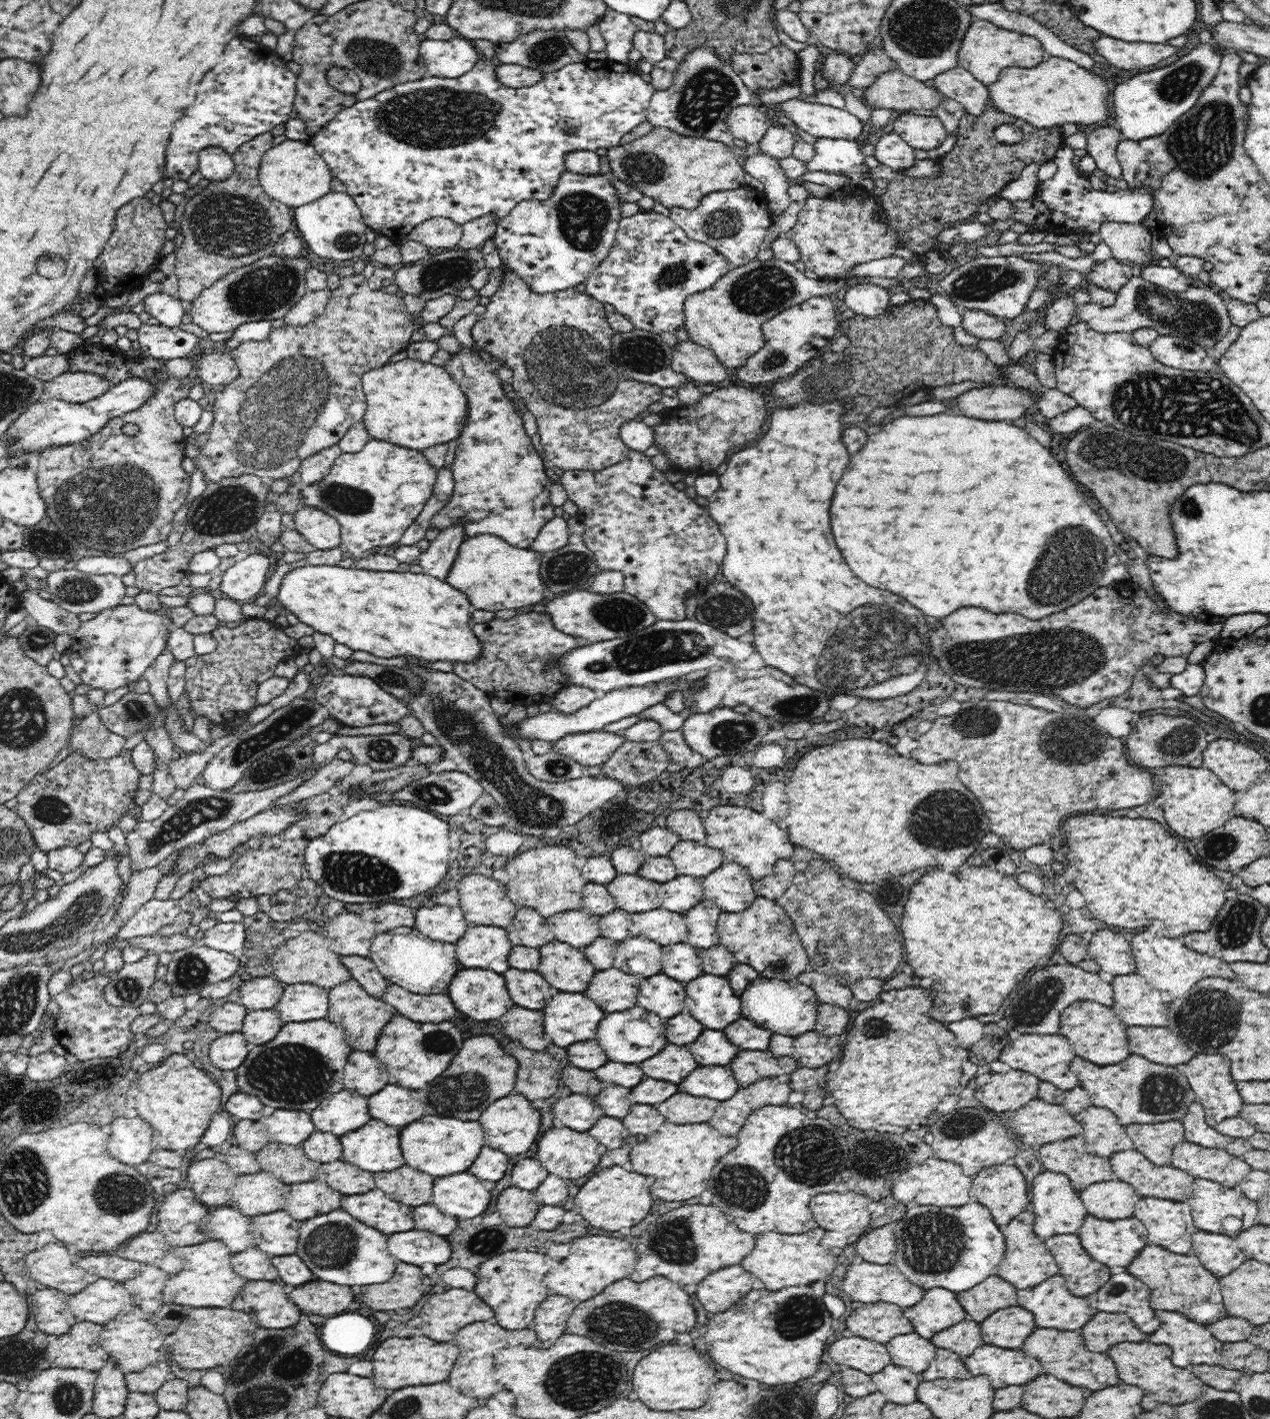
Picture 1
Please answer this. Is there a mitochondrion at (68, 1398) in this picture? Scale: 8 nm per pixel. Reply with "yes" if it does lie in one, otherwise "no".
yes

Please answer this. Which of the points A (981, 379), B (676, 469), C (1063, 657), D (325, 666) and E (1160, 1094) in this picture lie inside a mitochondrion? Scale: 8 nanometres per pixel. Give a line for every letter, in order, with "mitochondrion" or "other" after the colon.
A: other
B: other
C: mitochondrion
D: other
E: mitochondrion

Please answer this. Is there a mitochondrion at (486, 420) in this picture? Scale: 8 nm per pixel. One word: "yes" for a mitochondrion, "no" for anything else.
no

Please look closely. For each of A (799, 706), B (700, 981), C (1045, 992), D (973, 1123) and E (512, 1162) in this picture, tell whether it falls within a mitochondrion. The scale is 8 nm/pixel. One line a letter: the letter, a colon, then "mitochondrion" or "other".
A: mitochondrion
B: other
C: mitochondrion
D: mitochondrion
E: other

